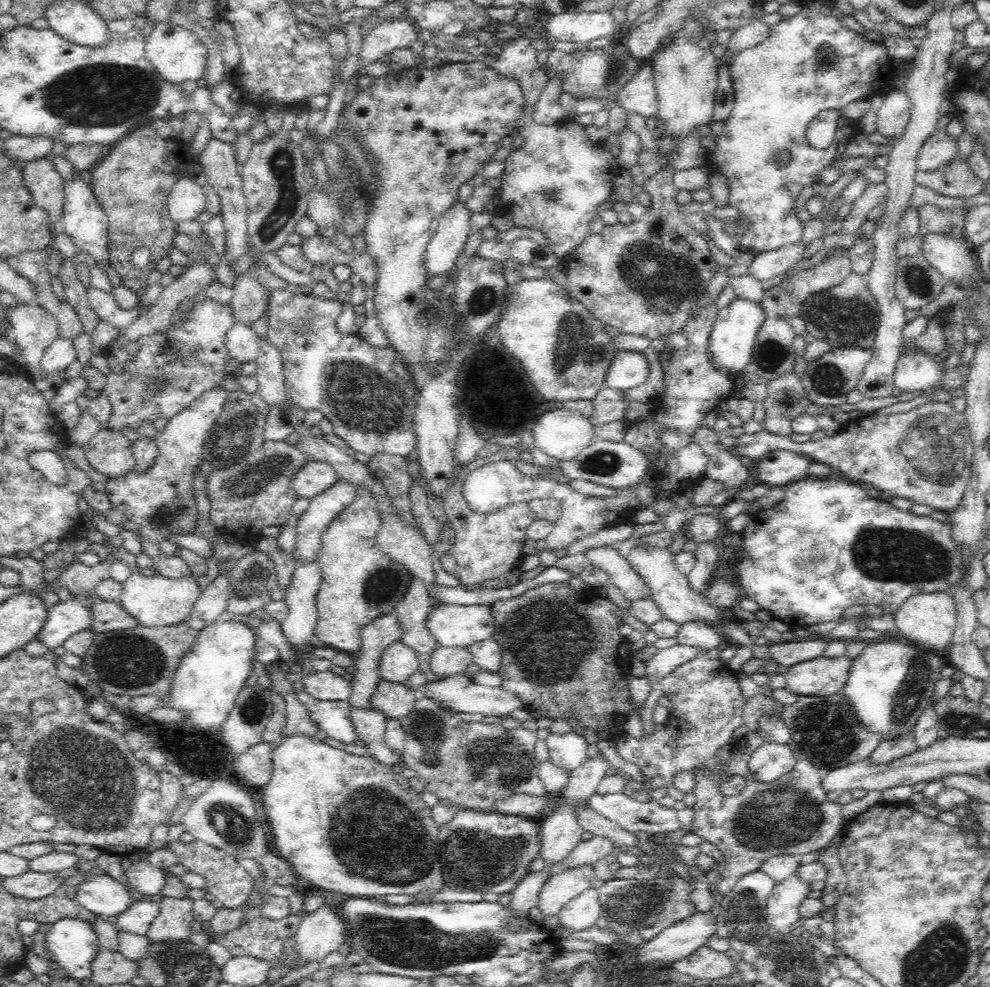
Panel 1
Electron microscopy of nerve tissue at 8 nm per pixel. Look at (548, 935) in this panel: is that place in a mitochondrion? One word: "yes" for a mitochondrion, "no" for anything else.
no

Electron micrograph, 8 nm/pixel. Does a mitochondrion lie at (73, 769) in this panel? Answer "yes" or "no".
yes

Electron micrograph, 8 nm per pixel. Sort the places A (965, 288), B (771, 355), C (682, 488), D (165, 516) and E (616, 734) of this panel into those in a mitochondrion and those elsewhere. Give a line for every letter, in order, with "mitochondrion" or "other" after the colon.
A: other
B: mitochondrion
C: other
D: mitochondrion
E: other

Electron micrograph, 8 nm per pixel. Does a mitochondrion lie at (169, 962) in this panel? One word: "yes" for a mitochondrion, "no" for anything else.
yes

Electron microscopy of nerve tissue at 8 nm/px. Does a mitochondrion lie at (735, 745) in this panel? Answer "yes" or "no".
no

